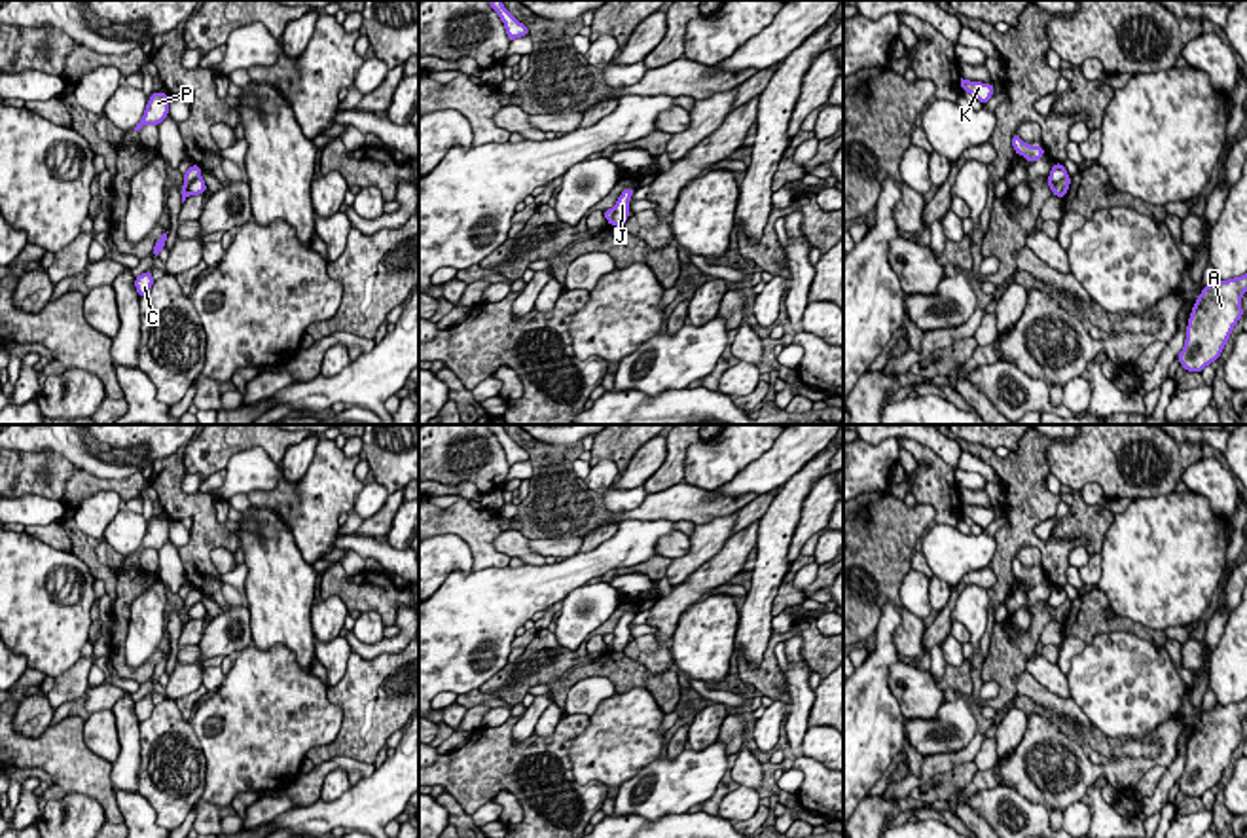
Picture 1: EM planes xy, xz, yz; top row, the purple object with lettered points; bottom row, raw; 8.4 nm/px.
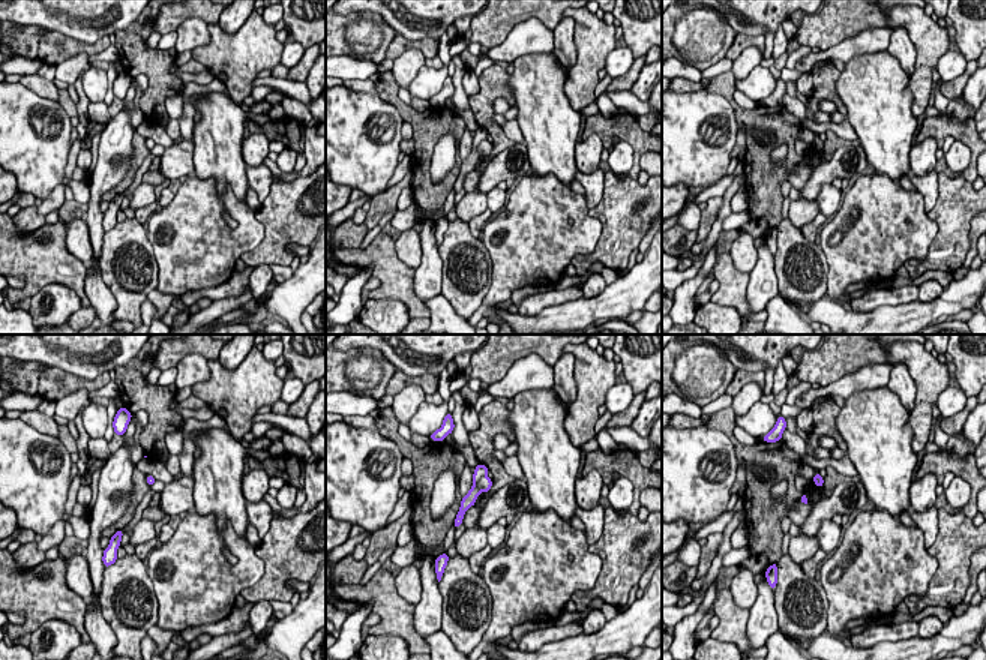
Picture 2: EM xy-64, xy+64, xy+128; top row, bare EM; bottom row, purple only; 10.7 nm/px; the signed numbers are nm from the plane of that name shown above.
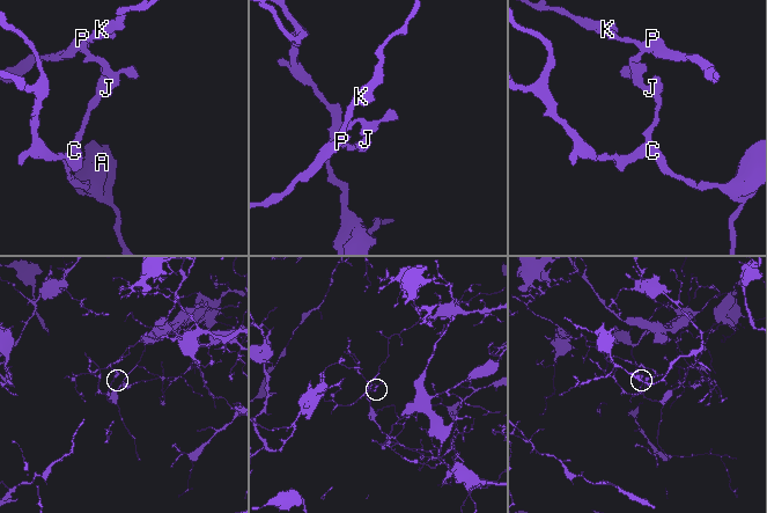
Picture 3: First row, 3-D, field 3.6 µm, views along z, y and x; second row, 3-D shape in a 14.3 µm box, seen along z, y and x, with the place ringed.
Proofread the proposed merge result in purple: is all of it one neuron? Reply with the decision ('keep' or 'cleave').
cleave

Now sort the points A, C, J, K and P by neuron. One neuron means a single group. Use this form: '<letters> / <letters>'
A C / J K P

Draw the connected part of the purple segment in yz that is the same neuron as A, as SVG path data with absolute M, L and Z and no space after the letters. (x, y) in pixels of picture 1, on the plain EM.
M1247 698L1203 711L1192 730L1186 764L1177 785L1186 796L1202 794L1220 783L1232 753L1243 743L1241 722L1247 715Z

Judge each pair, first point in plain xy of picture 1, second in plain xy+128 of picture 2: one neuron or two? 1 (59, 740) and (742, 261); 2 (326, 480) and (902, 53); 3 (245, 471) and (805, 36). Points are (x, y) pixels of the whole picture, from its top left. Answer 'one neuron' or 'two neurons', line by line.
1: two neurons
2: two neurons
3: two neurons

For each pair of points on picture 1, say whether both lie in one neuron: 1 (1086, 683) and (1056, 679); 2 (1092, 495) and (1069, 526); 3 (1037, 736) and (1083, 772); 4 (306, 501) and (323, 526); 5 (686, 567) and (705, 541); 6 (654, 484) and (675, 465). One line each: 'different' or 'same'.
1: different
2: different
3: same
4: same
5: same
6: same

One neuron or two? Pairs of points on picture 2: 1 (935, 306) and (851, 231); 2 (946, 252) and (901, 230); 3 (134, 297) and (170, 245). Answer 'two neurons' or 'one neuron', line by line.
1: two neurons
2: two neurons
3: two neurons

